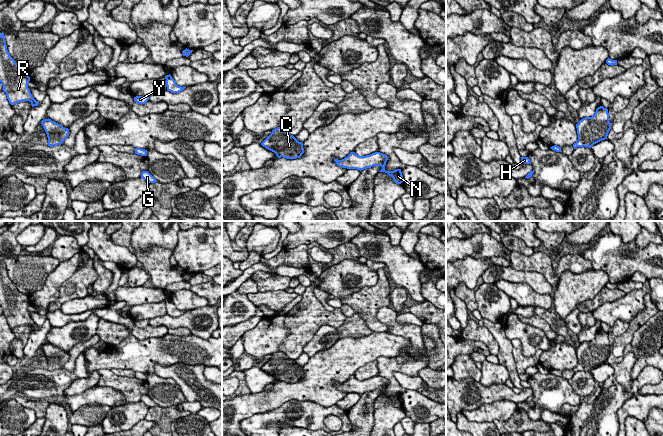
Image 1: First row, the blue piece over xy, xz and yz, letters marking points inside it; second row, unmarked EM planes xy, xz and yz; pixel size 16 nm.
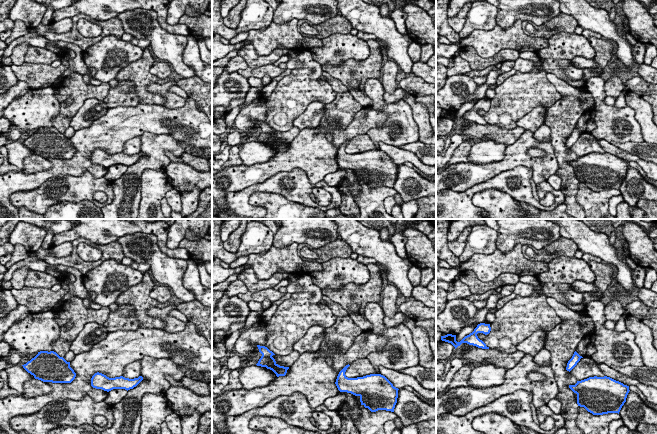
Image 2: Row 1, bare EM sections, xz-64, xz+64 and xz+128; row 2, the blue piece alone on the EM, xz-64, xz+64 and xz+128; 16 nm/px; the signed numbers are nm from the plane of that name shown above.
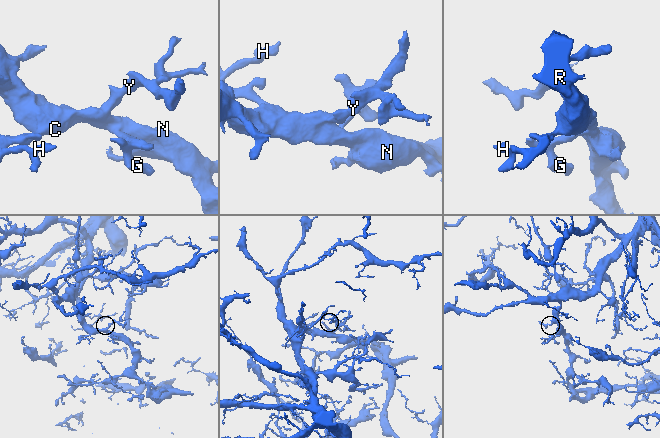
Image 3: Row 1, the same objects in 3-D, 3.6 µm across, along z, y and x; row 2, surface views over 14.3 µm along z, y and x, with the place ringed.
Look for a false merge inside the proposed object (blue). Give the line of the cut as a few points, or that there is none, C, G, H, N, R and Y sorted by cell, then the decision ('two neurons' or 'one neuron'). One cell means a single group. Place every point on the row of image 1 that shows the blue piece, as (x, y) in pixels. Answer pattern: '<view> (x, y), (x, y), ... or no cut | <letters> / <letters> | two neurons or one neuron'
no cut | C G H N R Y | one neuron

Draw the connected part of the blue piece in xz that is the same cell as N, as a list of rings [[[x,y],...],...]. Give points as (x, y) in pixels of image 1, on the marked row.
[[[351,152],[347,157],[342,160],[334,159],[339,167],[347,169],[357,169],[360,171],[366,168],[371,168],[373,166],[381,166],[381,172],[385,172],[389,176],[391,176],[396,184],[401,184],[403,182],[401,169],[386,171],[385,165],[387,160],[388,156],[380,152],[375,152],[366,156],[359,156],[355,152]]]

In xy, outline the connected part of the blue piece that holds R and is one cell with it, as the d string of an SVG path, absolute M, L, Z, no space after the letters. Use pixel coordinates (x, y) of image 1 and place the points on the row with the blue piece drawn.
M2 32L0 35L0 82L11 105L29 101L32 107L38 106L39 102L34 99L28 88L29 81L29 71L21 69L10 56Z

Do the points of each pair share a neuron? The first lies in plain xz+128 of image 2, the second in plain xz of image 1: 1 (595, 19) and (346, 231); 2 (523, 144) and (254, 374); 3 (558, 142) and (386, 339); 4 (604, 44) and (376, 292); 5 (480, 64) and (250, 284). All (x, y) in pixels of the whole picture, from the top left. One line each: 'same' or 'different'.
1: different
2: different
3: different
4: same
5: different

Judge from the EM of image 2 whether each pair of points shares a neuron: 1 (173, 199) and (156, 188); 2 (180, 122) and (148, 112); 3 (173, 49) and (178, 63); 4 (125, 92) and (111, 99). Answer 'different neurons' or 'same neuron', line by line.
1: different neurons
2: same neuron
3: same neuron
4: same neuron

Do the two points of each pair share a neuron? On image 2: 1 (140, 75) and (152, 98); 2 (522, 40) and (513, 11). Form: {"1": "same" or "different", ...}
{"1": "same", "2": "different"}

